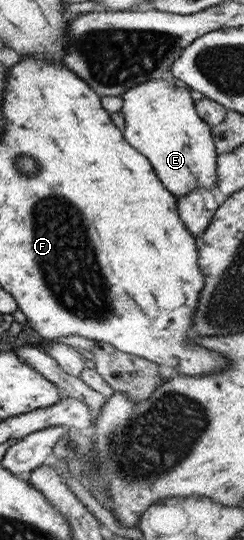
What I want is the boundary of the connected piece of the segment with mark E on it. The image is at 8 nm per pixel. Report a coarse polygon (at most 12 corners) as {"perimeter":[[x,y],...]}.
{"perimeter":[[168,76],[121,96],[123,139],[176,199],[217,183],[210,127]]}

